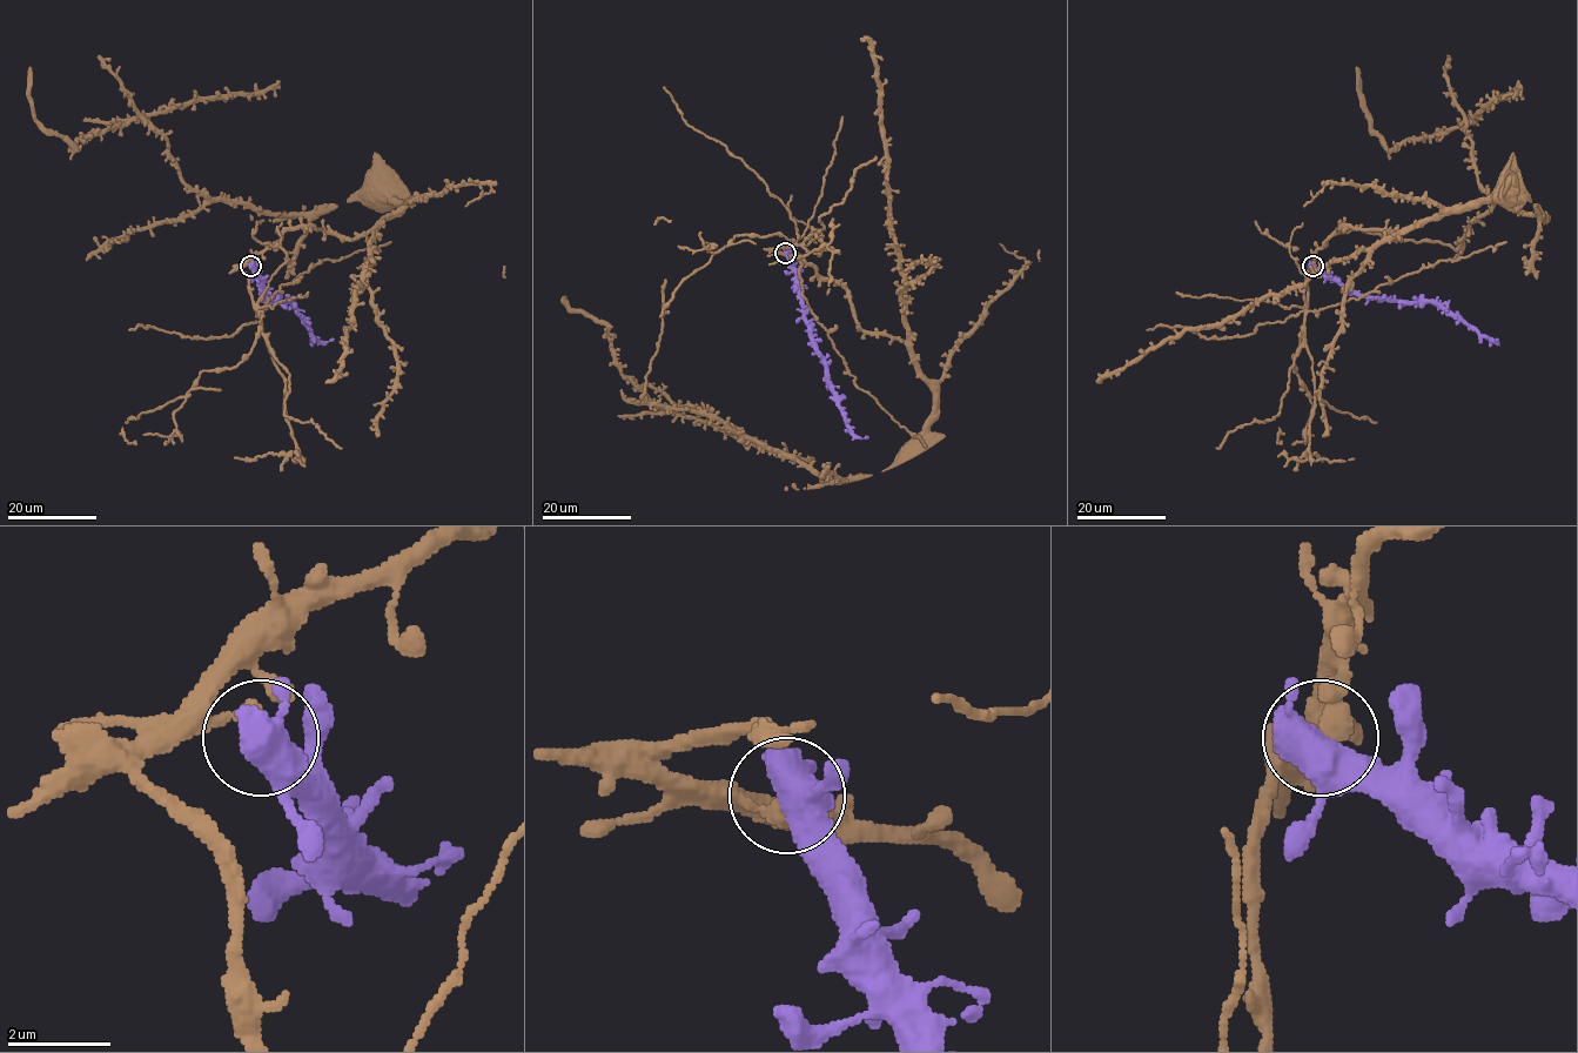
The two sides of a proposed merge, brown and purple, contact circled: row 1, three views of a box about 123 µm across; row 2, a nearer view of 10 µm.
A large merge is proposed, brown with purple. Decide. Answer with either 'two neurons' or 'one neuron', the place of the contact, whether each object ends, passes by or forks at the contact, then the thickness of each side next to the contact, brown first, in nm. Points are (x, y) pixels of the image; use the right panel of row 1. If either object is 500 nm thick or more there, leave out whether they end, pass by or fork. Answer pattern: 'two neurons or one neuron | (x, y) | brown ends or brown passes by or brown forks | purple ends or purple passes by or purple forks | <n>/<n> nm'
two neurons | (1313, 266) | 400/550 nm

